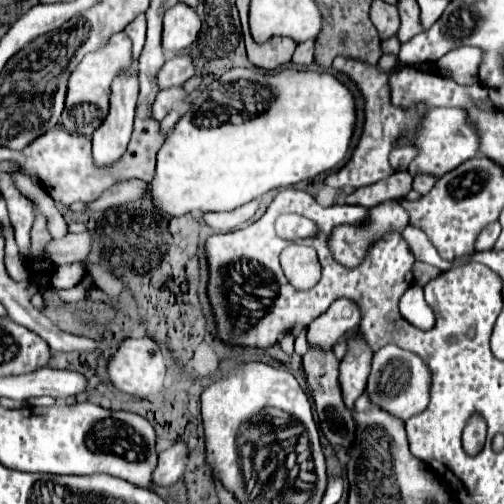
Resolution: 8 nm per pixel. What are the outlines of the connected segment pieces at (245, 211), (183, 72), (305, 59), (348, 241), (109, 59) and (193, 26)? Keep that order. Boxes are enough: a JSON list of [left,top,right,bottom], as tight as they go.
[[202,200,258,232],[158,54,196,90],[292,40,314,66],[328,200,408,268],[62,32,130,136],[162,2,200,54]]

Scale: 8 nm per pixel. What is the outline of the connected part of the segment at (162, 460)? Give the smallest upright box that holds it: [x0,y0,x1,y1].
[152,444,188,488]

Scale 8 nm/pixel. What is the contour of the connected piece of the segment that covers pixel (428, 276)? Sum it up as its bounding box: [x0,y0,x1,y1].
[412,262,440,286]

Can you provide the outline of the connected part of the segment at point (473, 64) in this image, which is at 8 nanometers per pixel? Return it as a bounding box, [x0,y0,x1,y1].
[428,46,482,84]

